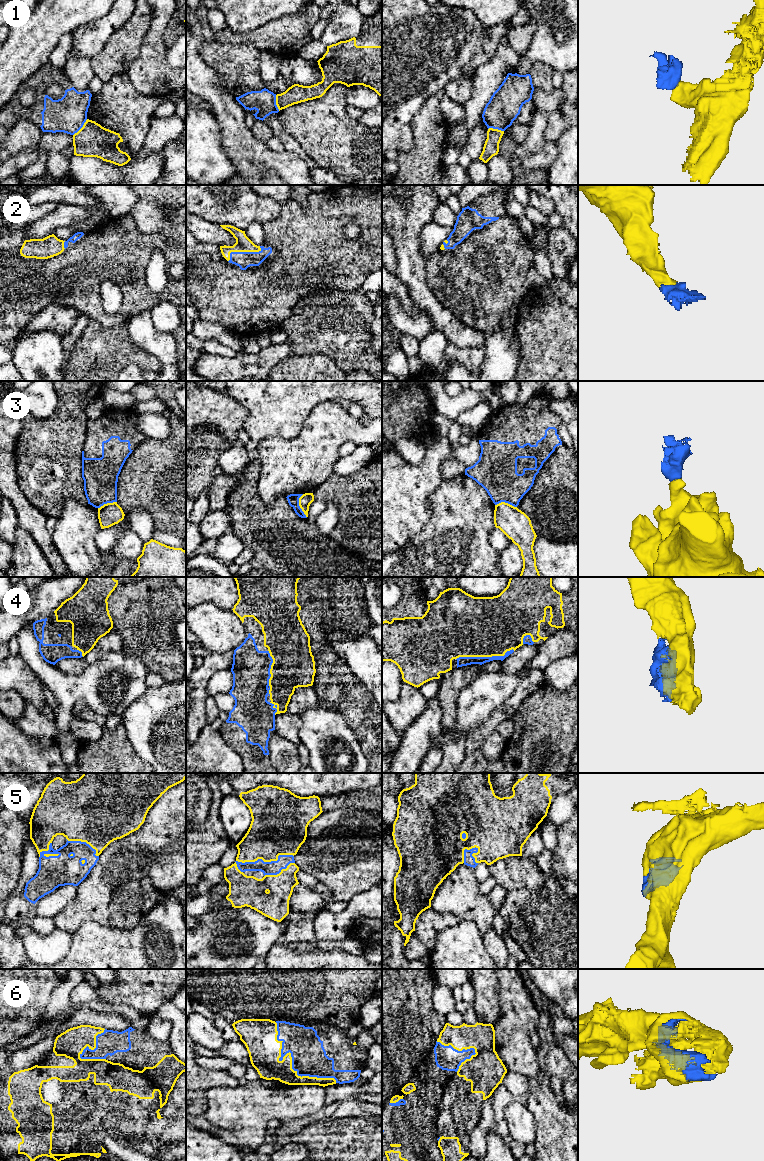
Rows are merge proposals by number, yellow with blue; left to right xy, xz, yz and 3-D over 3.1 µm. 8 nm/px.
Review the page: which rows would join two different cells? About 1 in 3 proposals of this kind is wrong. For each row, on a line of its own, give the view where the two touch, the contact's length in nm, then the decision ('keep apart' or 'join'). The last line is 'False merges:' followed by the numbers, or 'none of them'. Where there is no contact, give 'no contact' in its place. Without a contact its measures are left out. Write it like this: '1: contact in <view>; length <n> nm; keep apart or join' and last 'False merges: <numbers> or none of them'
1: contact in xy; length 180 nm; keep apart
2: contact in xz; length 300 nm; join
3: contact in xz; length 190 nm; keep apart
4: contact in yz; length 480 nm; join
5: contact in xz; length 480 nm; join
6: contact in xz; length 700 nm; join
False merges: 1, 3

